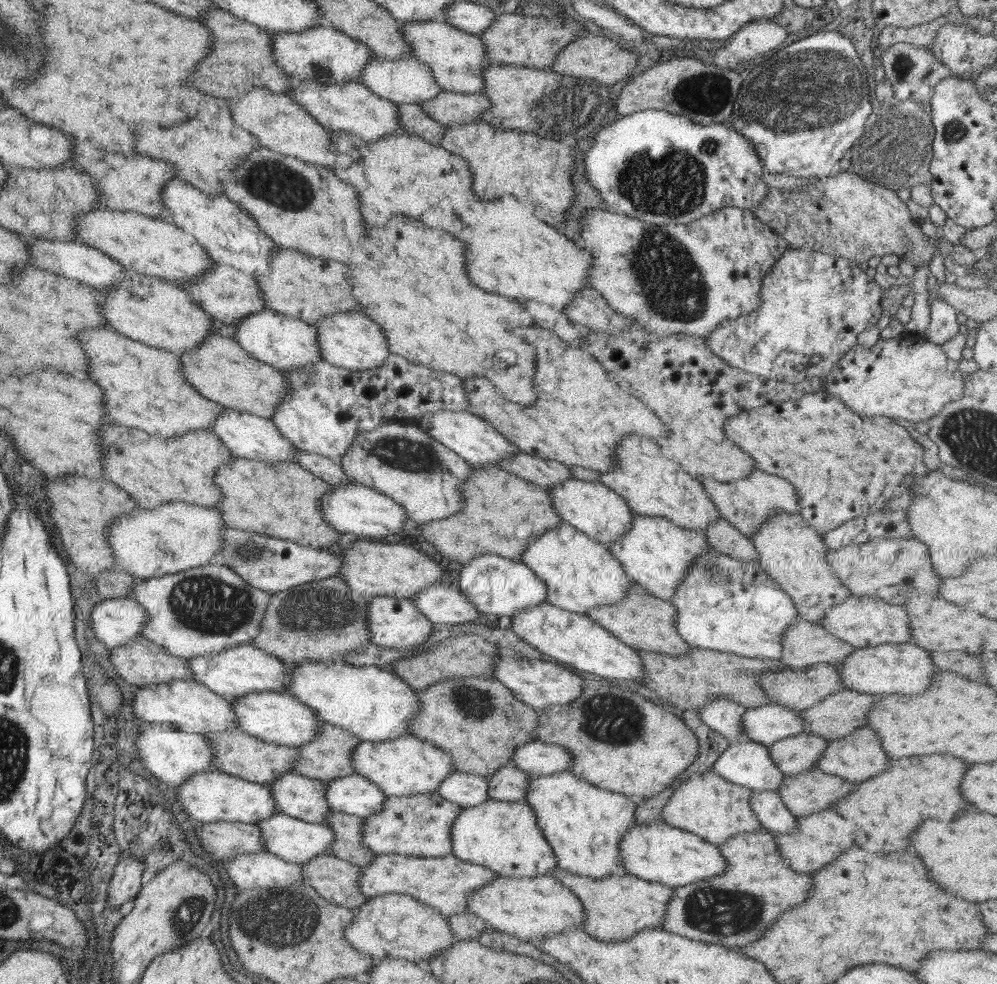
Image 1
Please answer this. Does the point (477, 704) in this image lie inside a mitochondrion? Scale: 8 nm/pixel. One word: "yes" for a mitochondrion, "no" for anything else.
yes

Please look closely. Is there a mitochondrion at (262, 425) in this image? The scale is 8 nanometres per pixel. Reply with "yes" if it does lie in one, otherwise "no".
no

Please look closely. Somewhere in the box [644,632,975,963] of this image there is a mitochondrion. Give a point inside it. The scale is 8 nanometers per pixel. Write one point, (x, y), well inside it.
(714, 911)

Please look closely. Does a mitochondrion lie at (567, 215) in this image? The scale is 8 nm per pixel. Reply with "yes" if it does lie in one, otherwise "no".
no

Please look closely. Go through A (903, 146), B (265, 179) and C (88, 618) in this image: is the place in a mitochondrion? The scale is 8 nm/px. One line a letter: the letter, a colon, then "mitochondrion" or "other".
A: mitochondrion
B: mitochondrion
C: other

